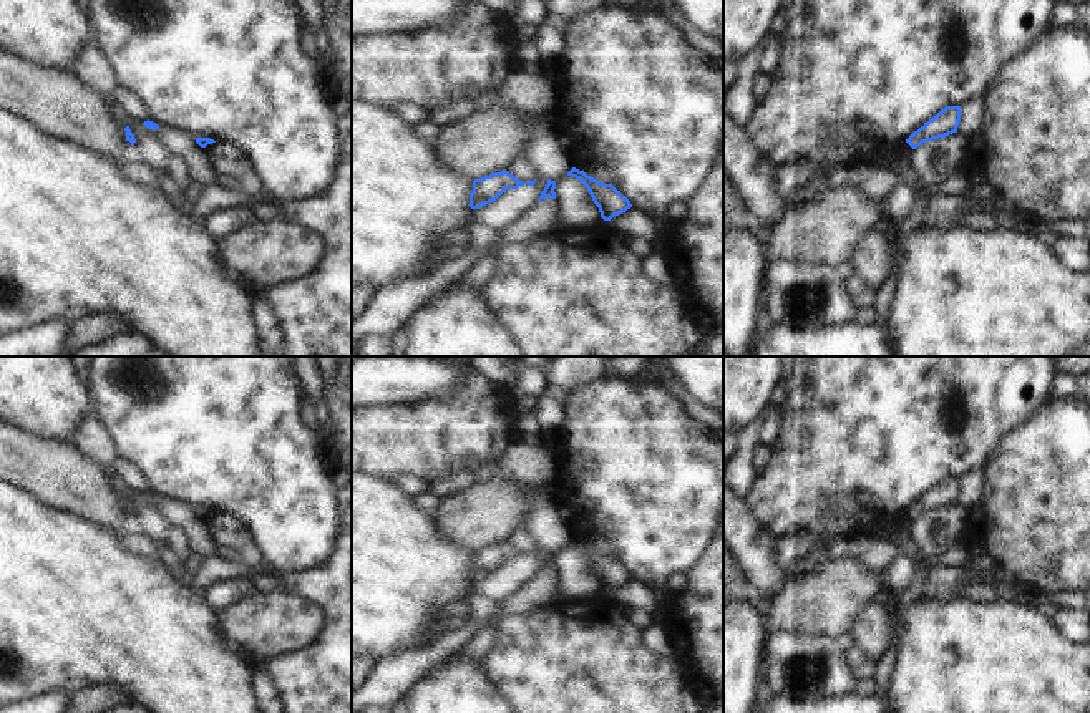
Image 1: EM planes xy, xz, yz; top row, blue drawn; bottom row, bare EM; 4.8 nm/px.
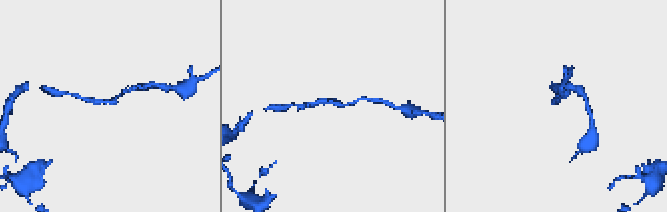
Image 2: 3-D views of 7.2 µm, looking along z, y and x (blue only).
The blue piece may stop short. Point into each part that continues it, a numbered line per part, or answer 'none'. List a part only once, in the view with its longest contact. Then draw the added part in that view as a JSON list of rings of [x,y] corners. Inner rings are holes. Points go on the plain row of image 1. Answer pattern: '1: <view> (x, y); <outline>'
none

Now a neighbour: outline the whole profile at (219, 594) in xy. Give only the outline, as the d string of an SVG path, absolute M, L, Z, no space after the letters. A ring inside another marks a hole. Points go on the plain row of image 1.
M236 577L231 580L214 582L204 594L204 602L214 612L214 633L226 642L221 625L221 612L232 602L254 594L255 589L249 577Z

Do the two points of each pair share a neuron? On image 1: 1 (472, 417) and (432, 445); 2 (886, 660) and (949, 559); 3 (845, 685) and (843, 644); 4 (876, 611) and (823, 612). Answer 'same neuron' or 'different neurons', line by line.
1: same neuron
2: same neuron
3: same neuron
4: different neurons

